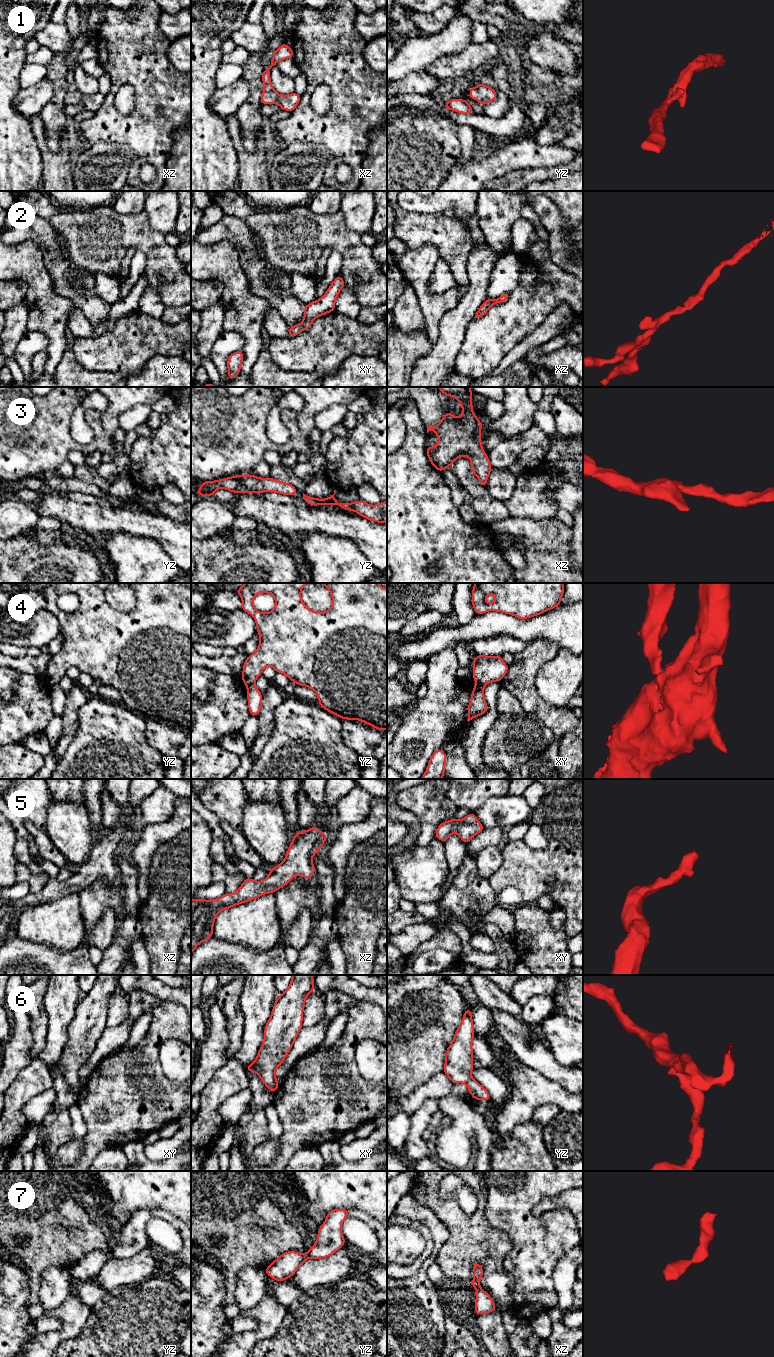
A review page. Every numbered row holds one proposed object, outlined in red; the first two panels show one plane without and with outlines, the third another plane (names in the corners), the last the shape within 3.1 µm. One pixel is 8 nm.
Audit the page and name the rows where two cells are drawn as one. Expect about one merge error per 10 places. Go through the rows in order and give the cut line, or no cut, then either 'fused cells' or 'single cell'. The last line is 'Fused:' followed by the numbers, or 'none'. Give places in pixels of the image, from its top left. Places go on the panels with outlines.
1: no cut | single cell
2: no cut | single cell
3: no cut | single cell
4: yz (253, 683), (246, 685) | fused cells
5: no cut | single cell
6: no cut | single cell
7: no cut | single cell
Fused: 4

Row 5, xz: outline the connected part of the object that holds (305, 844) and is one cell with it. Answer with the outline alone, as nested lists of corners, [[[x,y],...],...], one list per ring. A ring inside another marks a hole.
[[[317,825],[310,830],[300,831],[294,835],[291,845],[286,852],[285,859],[282,863],[274,868],[270,868],[269,875],[261,882],[256,882],[252,878],[245,878],[239,889],[232,893],[225,893],[220,898],[214,900],[192,899],[191,900],[191,954],[195,948],[205,940],[213,936],[213,924],[217,914],[223,910],[248,902],[263,894],[274,893],[278,889],[287,885],[295,875],[300,875],[305,879],[314,876],[315,866],[312,863],[312,857],[324,845],[327,840],[327,834],[318,830]]]

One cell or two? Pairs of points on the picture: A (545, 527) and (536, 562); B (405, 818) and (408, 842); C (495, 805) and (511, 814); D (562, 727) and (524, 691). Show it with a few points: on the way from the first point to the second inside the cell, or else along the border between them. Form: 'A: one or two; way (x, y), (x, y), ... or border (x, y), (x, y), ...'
A: one; way (545, 536), (544, 553)
B: one; way (411, 824), (411, 836)
C: one; way (499, 809), (507, 811)
D: one; way (553, 718), (533, 700)

